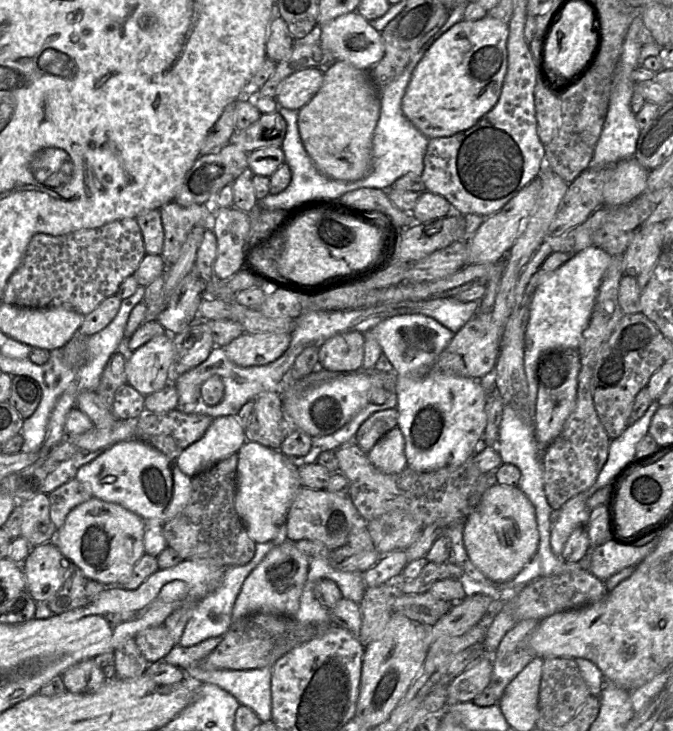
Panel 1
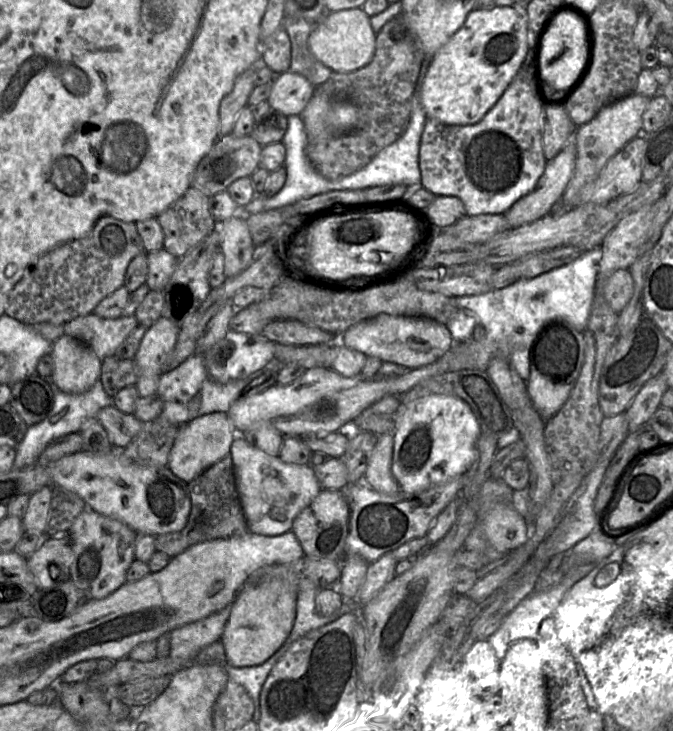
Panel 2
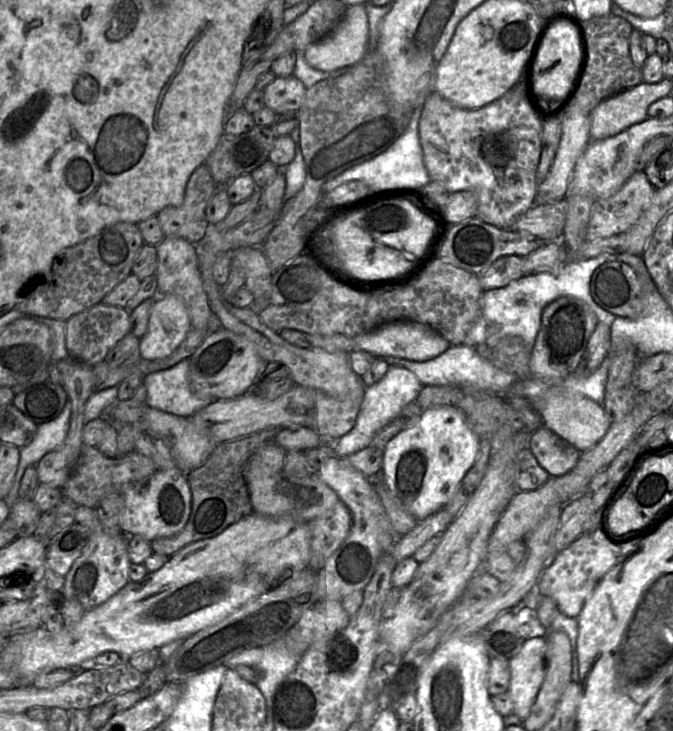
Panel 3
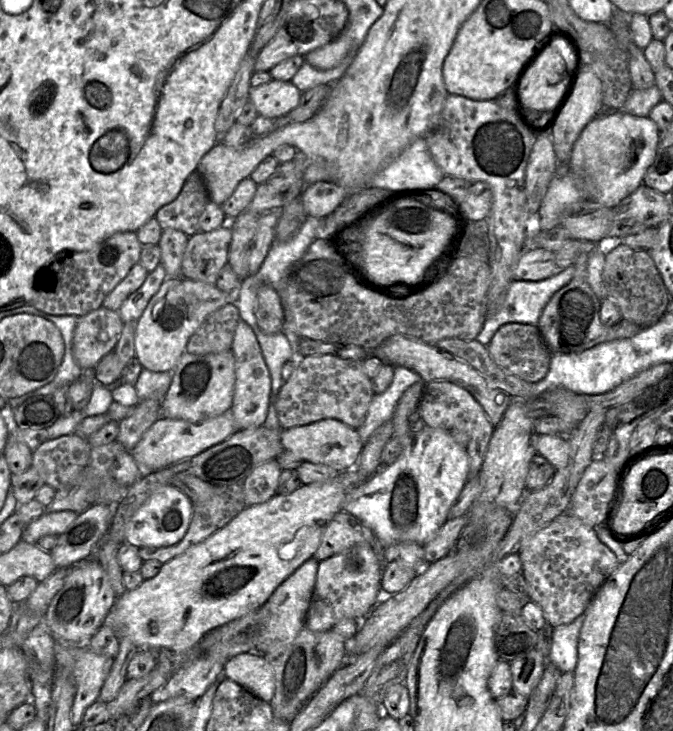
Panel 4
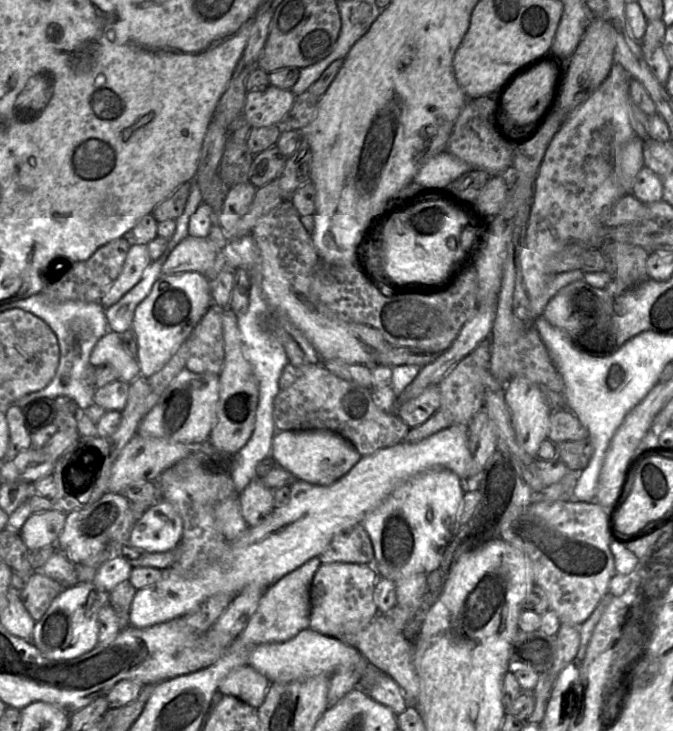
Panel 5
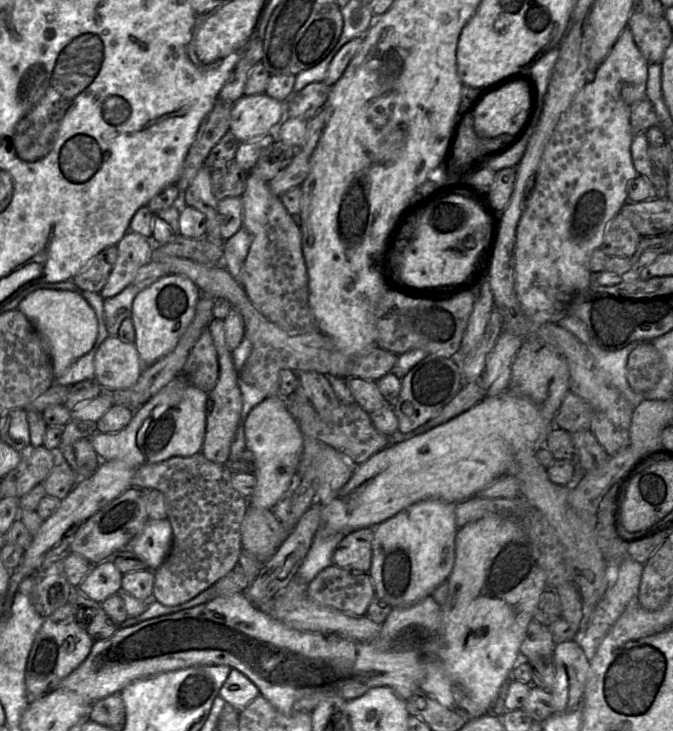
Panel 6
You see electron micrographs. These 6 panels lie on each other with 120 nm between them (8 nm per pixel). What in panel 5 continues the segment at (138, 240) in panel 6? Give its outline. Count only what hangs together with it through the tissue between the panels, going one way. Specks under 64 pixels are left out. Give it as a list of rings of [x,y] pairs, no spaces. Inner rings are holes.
[[[132,244],[121,274],[101,299],[101,305],[107,309],[117,303],[128,291],[138,284],[144,270],[151,262],[147,245]]]

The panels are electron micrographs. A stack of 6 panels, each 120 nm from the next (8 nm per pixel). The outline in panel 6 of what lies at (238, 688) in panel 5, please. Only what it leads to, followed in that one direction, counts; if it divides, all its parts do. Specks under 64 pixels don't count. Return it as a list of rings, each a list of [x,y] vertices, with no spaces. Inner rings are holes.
[[[231,669],[219,696],[237,710],[244,709],[260,695],[257,686],[237,669]]]

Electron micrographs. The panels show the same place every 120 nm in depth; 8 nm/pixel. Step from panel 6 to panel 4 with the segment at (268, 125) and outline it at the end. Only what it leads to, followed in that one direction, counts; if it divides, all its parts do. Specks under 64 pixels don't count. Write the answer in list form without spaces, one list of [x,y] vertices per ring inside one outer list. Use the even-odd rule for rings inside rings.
[[[271,79],[268,83],[251,88],[249,100],[259,115],[275,119],[297,107],[301,94],[291,81]]]

